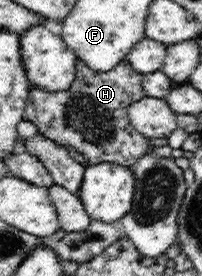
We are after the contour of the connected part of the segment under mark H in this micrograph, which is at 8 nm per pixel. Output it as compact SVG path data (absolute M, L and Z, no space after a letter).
M77 58L76 76L66 91L46 91L32 85L24 121L38 126L39 133L60 145L76 147L89 165L114 162L130 167L135 160L150 153L148 138L129 123L128 107L147 96L142 86L143 75L134 71L124 59L108 72L93 71Z

